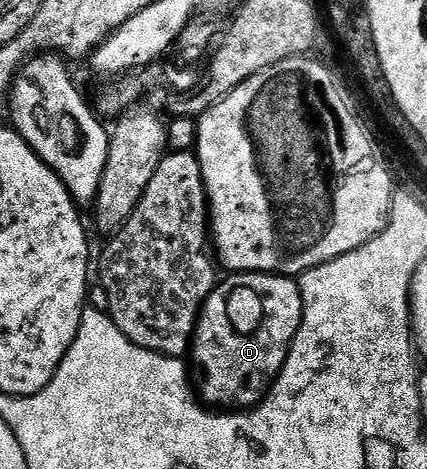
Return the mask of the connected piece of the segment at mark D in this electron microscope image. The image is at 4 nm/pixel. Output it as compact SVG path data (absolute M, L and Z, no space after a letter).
M244 272L234 273L229 279L218 281L217 287L210 292L205 299L204 306L197 319L196 329L191 339L191 355L193 354L193 368L191 364L191 378L195 383L196 393L202 403L213 408L252 408L265 397L274 378L283 368L286 356L289 355L289 345L293 342L297 330L301 326L301 287L292 277L285 277L281 274L246 274Z

